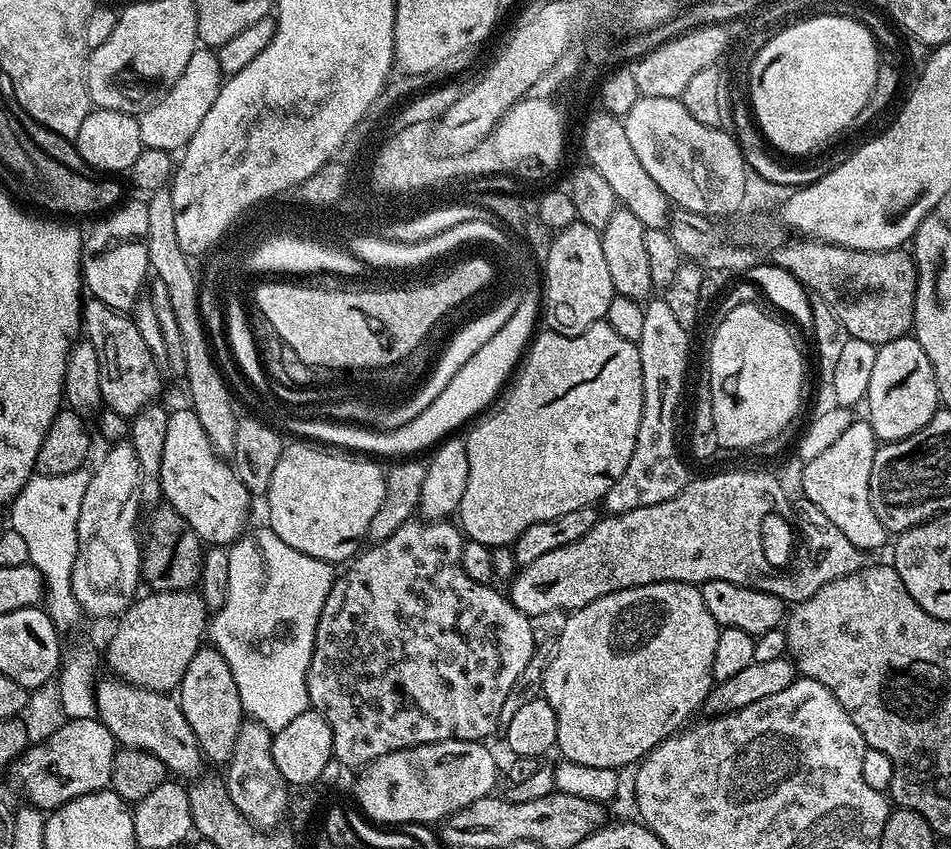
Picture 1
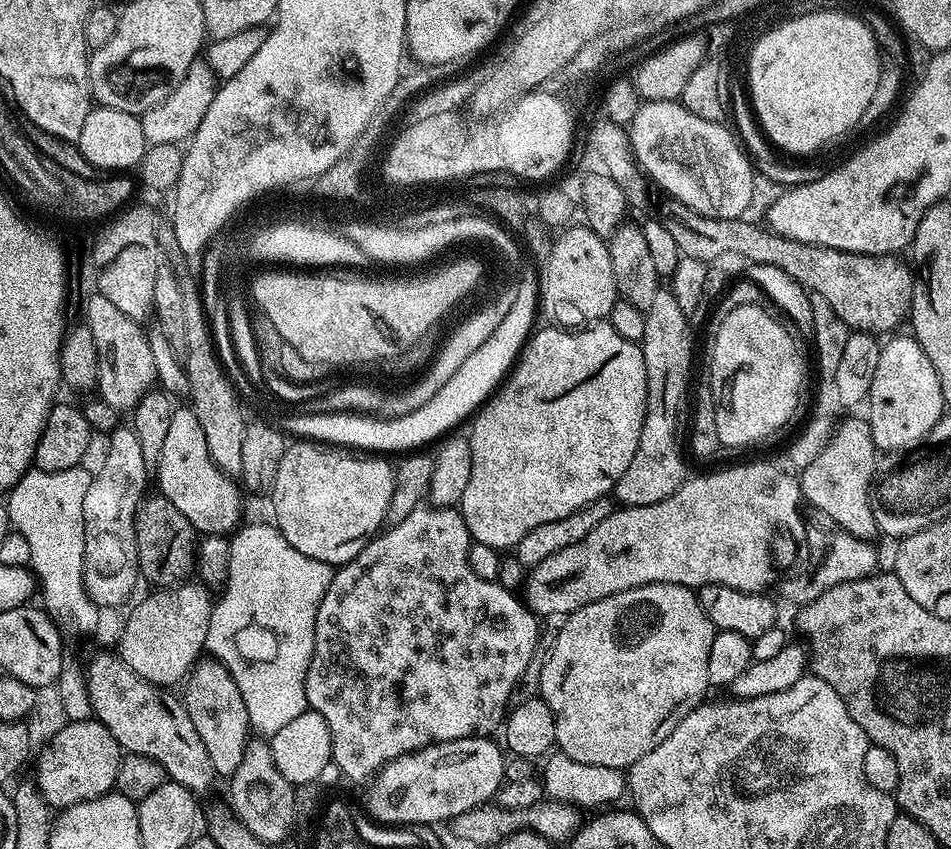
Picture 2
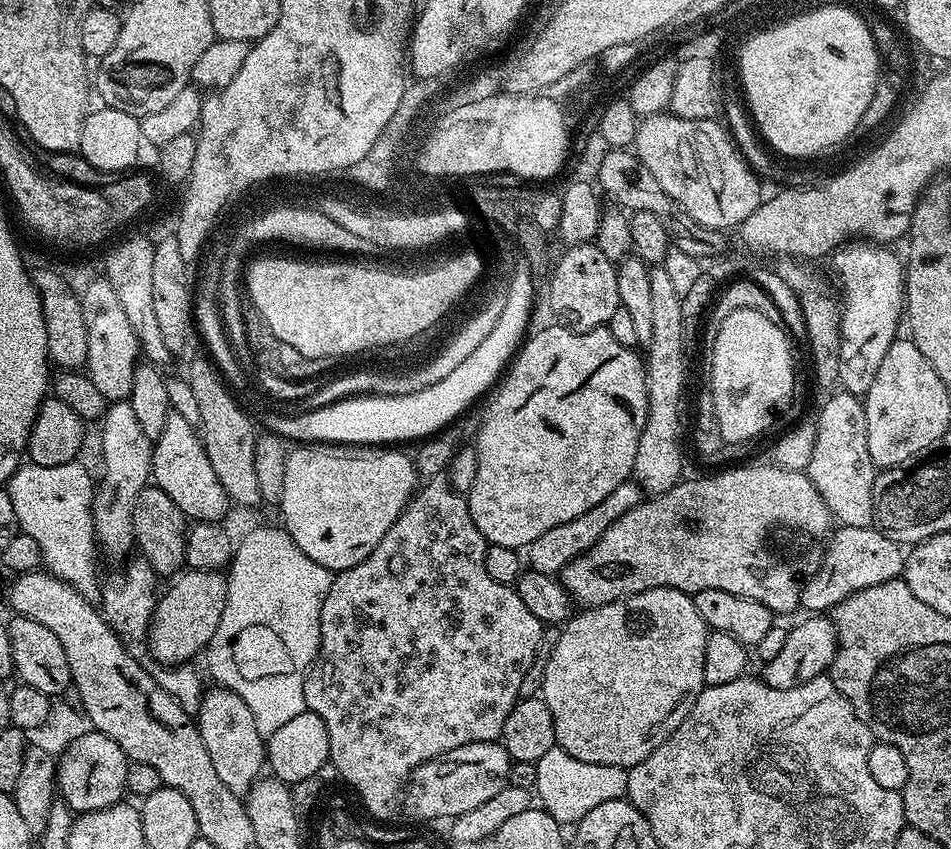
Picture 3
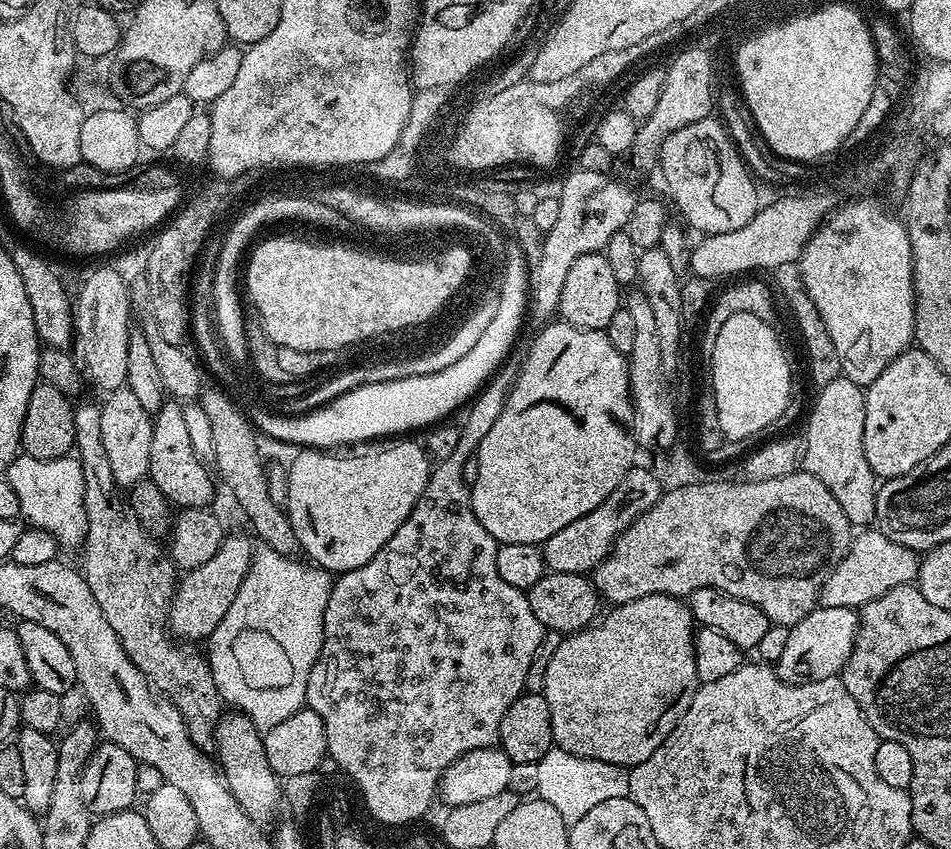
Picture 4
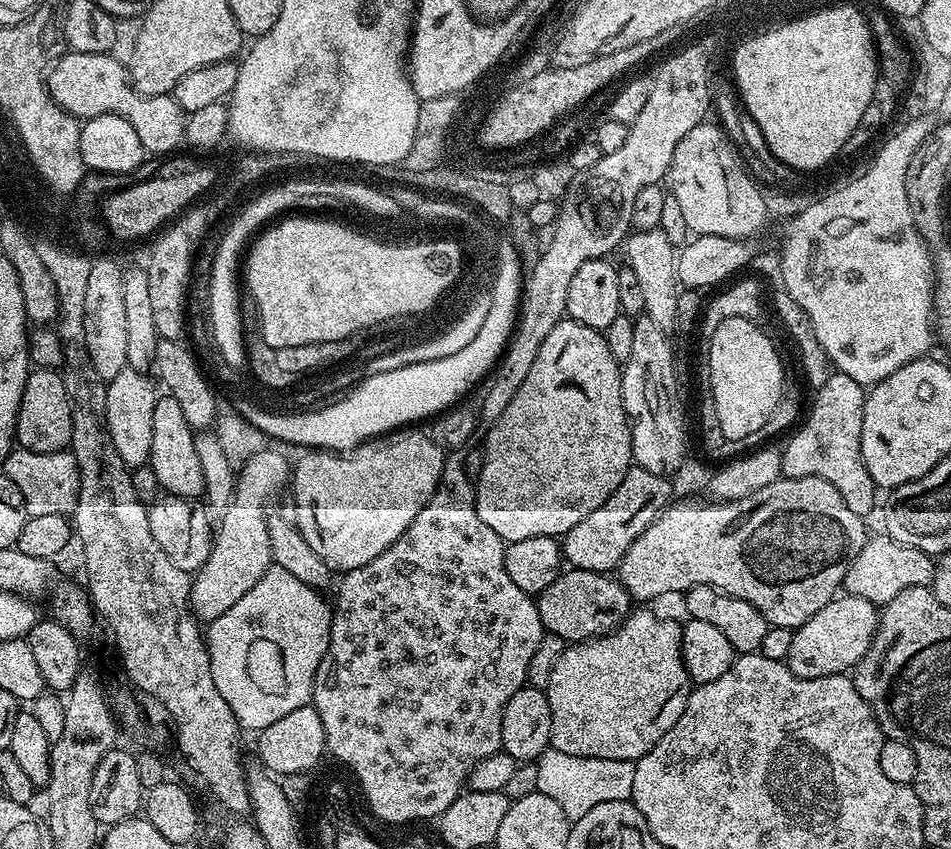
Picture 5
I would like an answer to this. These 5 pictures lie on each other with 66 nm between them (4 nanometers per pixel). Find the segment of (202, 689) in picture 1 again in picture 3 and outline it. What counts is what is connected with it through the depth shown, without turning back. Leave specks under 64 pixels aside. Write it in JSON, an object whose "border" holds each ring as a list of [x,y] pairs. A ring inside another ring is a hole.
{"border":[[[212,686],[205,691],[200,710],[195,715],[196,727],[206,742],[210,753],[210,763],[218,773],[218,778],[228,789],[237,794],[246,794],[252,785],[261,779],[266,768],[266,740],[260,735],[258,726],[254,726],[254,714],[238,694],[229,688]]]}

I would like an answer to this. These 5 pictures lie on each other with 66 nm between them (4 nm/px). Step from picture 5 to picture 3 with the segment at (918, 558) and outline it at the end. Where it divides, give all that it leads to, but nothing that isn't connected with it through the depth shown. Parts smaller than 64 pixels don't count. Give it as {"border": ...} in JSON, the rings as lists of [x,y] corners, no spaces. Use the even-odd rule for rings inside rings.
{"border":[[[875,526],[837,527],[823,549],[820,569],[804,582],[804,589],[800,592],[800,608],[809,608],[812,614],[827,613],[850,598],[850,594],[866,590],[866,586],[878,586],[878,582],[897,579],[904,571],[905,559],[905,549]]]}

